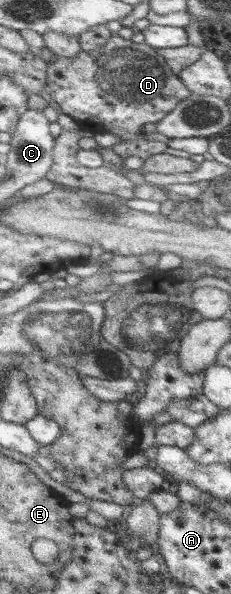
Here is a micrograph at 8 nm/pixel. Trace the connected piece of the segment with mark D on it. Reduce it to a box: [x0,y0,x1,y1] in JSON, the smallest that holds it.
[43,35,190,161]

